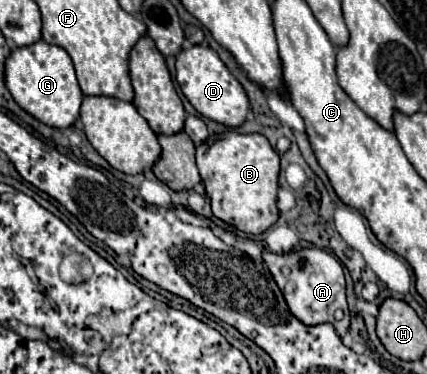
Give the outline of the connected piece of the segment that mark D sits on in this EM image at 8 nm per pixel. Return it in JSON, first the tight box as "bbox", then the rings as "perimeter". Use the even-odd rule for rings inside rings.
{"bbox":[176,45,250,127],"perimeter":[[[194,45],[188,49],[182,49],[176,55],[176,81],[186,95],[186,99],[192,103],[192,107],[222,125],[238,127],[246,121],[246,115],[250,111],[250,103],[246,97],[246,91],[236,81],[236,77],[226,69],[226,65],[220,61],[218,53],[204,45]]]}

